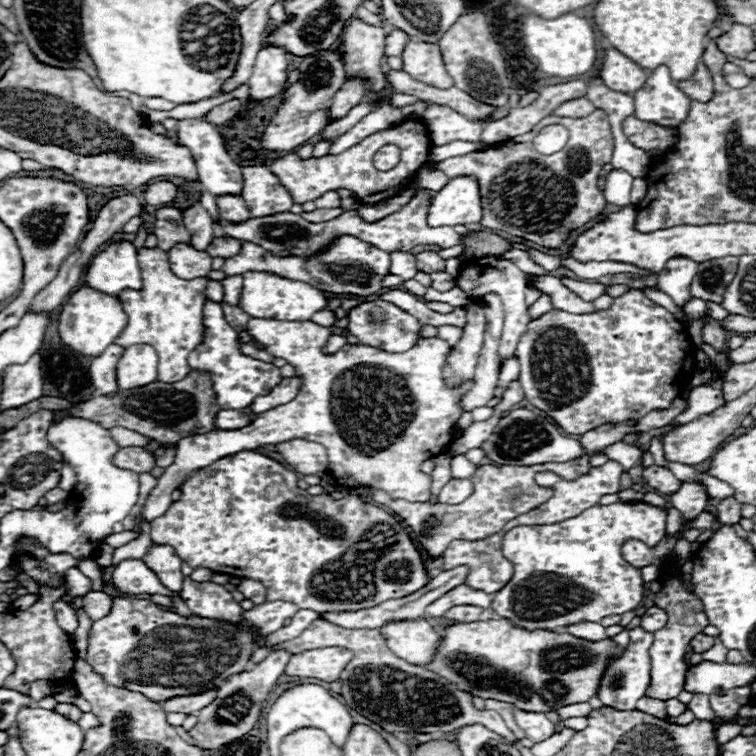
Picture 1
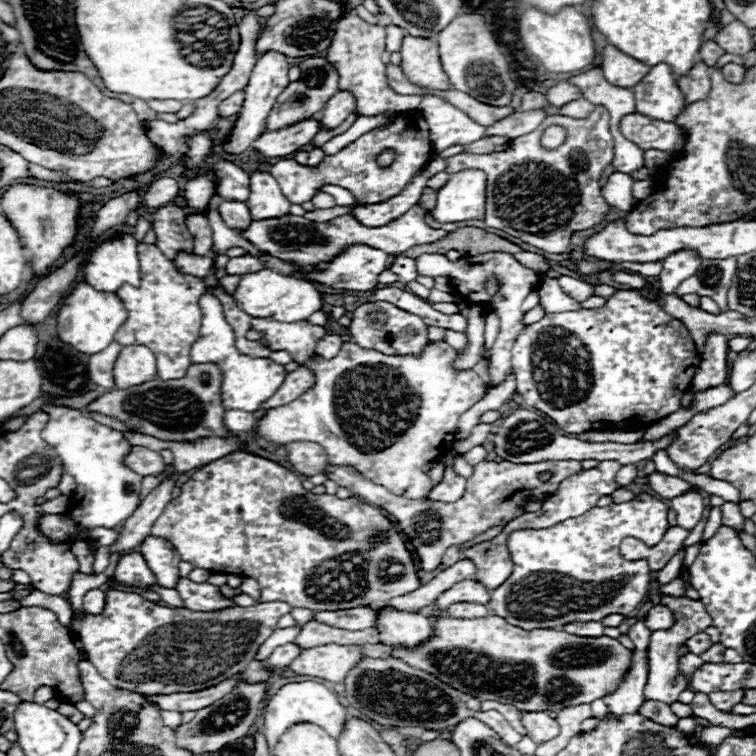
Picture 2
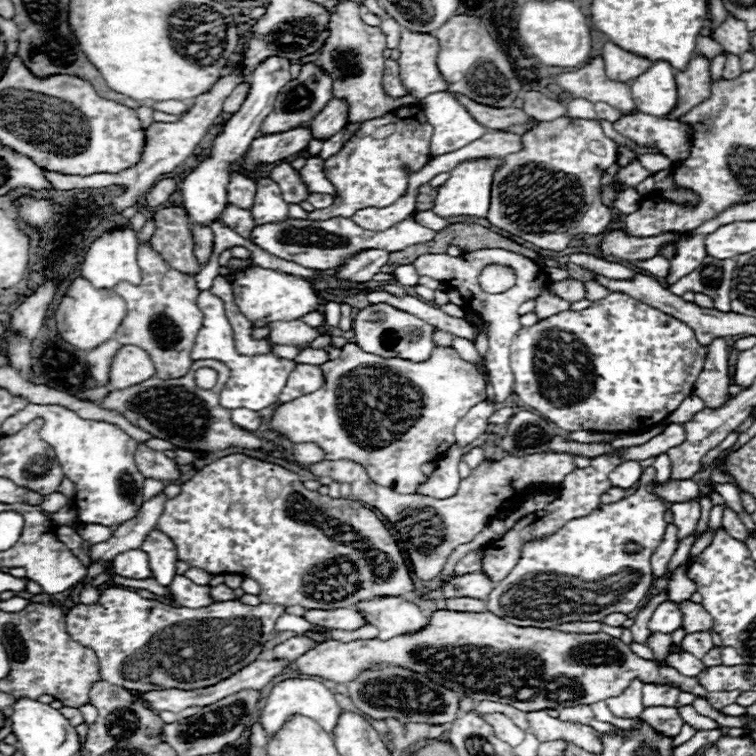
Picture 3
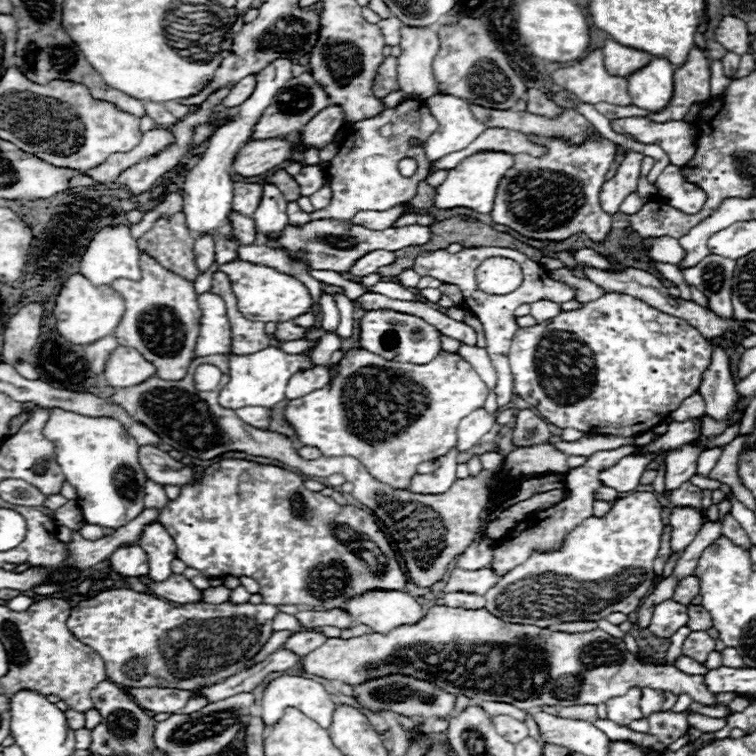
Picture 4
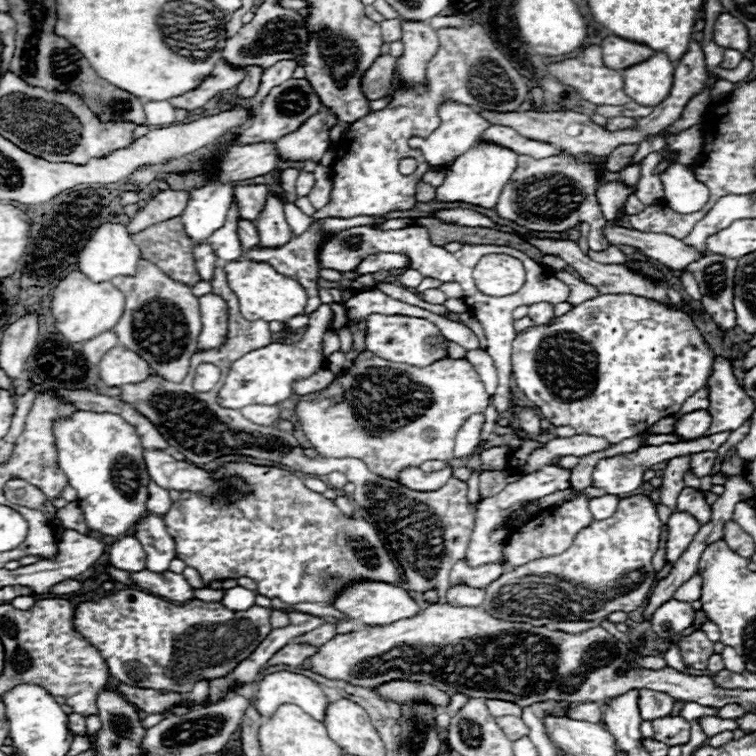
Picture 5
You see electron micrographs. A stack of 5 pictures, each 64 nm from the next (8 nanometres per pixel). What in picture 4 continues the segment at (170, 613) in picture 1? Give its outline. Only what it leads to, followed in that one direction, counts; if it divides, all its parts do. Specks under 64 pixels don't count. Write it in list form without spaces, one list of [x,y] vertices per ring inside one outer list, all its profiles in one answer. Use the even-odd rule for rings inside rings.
[[[130,588],[106,590],[90,600],[78,602],[72,608],[68,626],[70,632],[86,646],[94,648],[104,664],[110,682],[128,686],[128,688],[178,688],[178,690],[194,690],[196,686],[212,686],[228,676],[236,674],[246,666],[254,654],[266,644],[272,630],[272,620],[278,608],[272,604],[240,604],[234,606],[230,602],[224,604],[184,604],[172,606],[172,602],[154,598],[150,594],[134,592]]]

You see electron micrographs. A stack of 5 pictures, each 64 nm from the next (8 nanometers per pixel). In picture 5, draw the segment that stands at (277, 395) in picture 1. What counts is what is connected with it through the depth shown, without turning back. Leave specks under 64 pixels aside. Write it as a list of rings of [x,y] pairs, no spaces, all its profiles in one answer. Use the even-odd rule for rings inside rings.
[[[322,368],[322,370],[318,370],[316,374],[312,374],[310,378],[302,380],[302,382],[296,382],[296,384],[294,384],[294,394],[306,396],[306,394],[324,390],[326,386],[330,386],[330,384],[334,382],[334,378],[336,378],[336,376],[334,376],[328,368]]]

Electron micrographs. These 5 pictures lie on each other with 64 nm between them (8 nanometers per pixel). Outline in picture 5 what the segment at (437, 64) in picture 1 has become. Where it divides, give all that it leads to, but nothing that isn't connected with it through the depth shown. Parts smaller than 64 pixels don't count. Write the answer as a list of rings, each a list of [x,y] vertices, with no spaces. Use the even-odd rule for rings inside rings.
[[[400,20],[404,54],[398,58],[398,74],[406,82],[424,82],[426,66],[438,50],[436,30],[428,22]]]

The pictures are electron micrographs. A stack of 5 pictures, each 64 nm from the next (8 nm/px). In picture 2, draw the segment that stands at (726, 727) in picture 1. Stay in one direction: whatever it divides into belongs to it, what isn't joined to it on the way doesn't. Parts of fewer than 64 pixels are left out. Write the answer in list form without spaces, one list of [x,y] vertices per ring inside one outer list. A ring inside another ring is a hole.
[[[710,726],[710,728],[702,728],[698,730],[688,742],[690,744],[708,744],[708,746],[718,746],[724,738],[732,736],[732,730],[728,728],[720,728],[720,726]]]

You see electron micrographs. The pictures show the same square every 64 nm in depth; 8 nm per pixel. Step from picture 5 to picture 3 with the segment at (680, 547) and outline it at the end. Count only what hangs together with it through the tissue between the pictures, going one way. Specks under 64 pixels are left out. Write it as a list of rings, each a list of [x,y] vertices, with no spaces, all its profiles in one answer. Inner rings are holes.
[[[678,502],[670,506],[674,514],[674,526],[678,528],[678,540],[692,536],[696,532],[700,520],[700,504],[698,502]]]

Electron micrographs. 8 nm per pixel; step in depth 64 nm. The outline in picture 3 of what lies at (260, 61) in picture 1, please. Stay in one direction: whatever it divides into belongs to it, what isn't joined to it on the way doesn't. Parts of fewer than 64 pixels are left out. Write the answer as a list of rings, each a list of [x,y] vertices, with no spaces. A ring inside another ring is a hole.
[[[268,58],[262,62],[254,74],[250,76],[250,94],[246,96],[246,102],[240,106],[236,114],[230,116],[230,120],[222,126],[218,136],[212,142],[210,154],[184,178],[182,182],[182,206],[188,214],[190,224],[200,224],[200,226],[210,226],[212,222],[220,220],[224,208],[228,206],[228,194],[226,194],[226,184],[230,182],[230,166],[238,162],[244,152],[250,148],[250,142],[258,138],[258,130],[262,126],[262,120],[270,114],[274,106],[274,98],[290,82],[290,60],[286,58]]]

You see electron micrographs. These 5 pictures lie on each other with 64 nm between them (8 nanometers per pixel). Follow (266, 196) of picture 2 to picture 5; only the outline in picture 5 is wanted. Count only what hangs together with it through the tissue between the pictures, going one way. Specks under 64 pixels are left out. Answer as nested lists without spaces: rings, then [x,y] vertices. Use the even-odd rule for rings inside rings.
[[[270,192],[266,208],[258,216],[258,236],[260,248],[280,248],[292,240],[292,230],[284,218],[284,202]]]

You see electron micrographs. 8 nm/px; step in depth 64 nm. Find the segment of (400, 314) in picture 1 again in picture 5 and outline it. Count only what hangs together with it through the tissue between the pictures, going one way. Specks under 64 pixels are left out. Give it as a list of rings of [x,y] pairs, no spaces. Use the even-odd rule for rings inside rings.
[[[372,314],[366,322],[366,350],[374,352],[376,356],[382,356],[384,360],[410,364],[418,368],[424,368],[448,356],[446,338],[440,334],[440,330],[424,318],[410,318],[410,316]]]

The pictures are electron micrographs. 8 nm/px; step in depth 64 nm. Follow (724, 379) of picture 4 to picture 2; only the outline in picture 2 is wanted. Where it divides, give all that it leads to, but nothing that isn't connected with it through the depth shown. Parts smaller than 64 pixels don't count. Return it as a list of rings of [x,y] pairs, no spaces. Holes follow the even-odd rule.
[[[710,334],[706,340],[706,350],[702,354],[702,366],[698,374],[694,374],[694,382],[690,384],[690,392],[702,392],[728,382],[728,340],[722,334]]]

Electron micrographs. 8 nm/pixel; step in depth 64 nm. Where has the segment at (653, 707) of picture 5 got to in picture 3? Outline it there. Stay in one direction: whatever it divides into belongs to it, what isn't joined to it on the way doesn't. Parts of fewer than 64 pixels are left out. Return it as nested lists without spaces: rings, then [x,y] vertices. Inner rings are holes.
[[[644,686],[642,704],[650,706],[676,706],[680,690],[670,690],[670,686]]]

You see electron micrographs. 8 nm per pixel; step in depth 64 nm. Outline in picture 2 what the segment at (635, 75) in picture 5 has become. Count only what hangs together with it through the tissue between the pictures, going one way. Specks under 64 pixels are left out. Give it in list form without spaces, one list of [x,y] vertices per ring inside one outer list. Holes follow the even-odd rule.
[[[656,64],[650,68],[646,78],[634,88],[636,112],[664,122],[674,122],[684,110],[684,96],[676,86],[676,78],[666,64]]]

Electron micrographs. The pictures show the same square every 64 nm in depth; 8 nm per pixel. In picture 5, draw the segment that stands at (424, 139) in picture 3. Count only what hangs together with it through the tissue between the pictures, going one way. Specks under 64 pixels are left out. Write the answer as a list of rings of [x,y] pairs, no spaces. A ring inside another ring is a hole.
[[[480,24],[474,26],[466,26],[466,28],[440,28],[436,30],[440,46],[438,52],[434,54],[434,58],[428,62],[426,68],[426,86],[412,86],[412,84],[404,84],[404,82],[396,82],[392,88],[392,102],[378,112],[372,112],[360,120],[356,120],[354,124],[350,124],[348,132],[342,136],[342,140],[336,146],[336,158],[332,162],[332,196],[330,196],[330,204],[324,206],[322,210],[318,210],[314,214],[314,220],[320,218],[352,218],[352,216],[382,216],[394,210],[410,210],[416,206],[416,198],[414,198],[414,188],[416,184],[422,180],[422,174],[430,170],[428,162],[424,160],[422,152],[418,148],[410,148],[408,140],[412,136],[420,136],[420,138],[428,138],[438,126],[440,126],[440,118],[438,118],[438,106],[444,100],[458,100],[458,104],[466,104],[472,106],[476,110],[492,110],[492,112],[516,112],[518,106],[526,100],[530,88],[526,86],[524,78],[518,74],[516,68],[510,66],[508,58],[494,46],[494,42],[490,40],[490,36],[486,34],[486,30]],[[404,158],[414,158],[418,162],[416,170],[410,176],[400,174],[398,166],[400,160]]]

